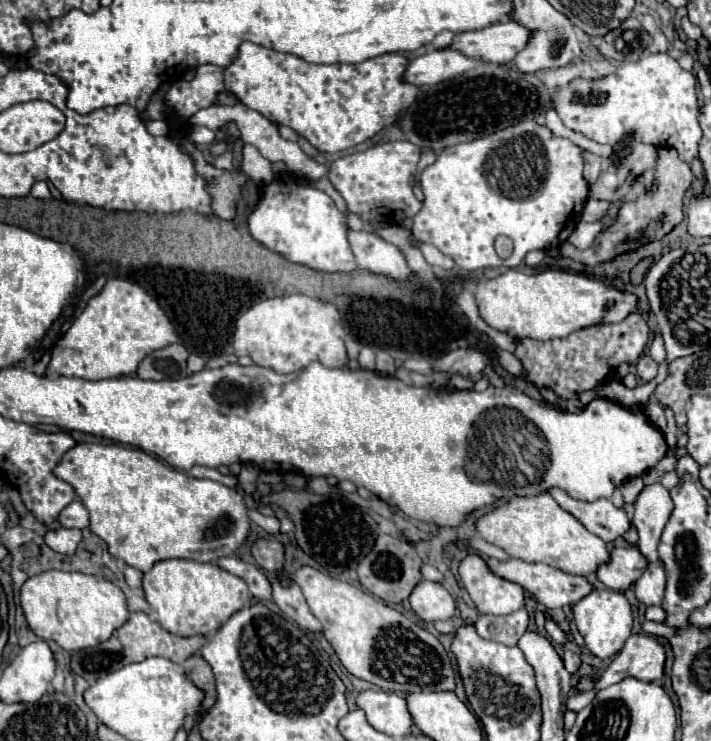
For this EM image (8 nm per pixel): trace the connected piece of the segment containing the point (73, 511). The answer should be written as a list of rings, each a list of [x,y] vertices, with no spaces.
[[[77,499],[71,505],[67,505],[61,513],[59,513],[59,523],[63,527],[75,527],[75,529],[85,529],[89,527],[89,511],[87,507]]]

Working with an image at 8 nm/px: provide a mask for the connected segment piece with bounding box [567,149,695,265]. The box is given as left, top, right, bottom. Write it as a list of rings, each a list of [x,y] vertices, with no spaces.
[[[661,149],[659,151],[659,159],[657,159],[657,173],[655,173],[655,191],[651,193],[643,193],[637,201],[629,201],[621,207],[619,211],[619,219],[617,223],[613,223],[611,227],[607,227],[597,239],[595,243],[585,249],[585,251],[577,251],[577,249],[569,249],[567,257],[581,261],[585,265],[597,265],[603,261],[613,259],[619,253],[627,253],[643,243],[661,239],[663,235],[667,235],[675,225],[679,225],[683,221],[683,197],[689,191],[691,183],[693,183],[695,175],[689,167],[689,163],[679,159],[679,153],[675,149]]]

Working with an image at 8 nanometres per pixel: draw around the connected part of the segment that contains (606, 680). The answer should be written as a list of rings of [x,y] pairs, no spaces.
[[[631,635],[623,649],[615,655],[613,663],[599,675],[593,695],[613,683],[623,681],[623,677],[633,675],[643,681],[659,681],[665,671],[667,649],[651,635]]]

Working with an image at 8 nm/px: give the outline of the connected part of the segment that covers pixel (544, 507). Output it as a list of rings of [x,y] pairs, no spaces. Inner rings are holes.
[[[549,493],[513,497],[503,507],[483,515],[477,521],[477,533],[485,541],[501,547],[509,557],[523,559],[527,563],[547,563],[571,575],[589,575],[609,563],[605,541],[589,533],[569,511],[561,509]]]

